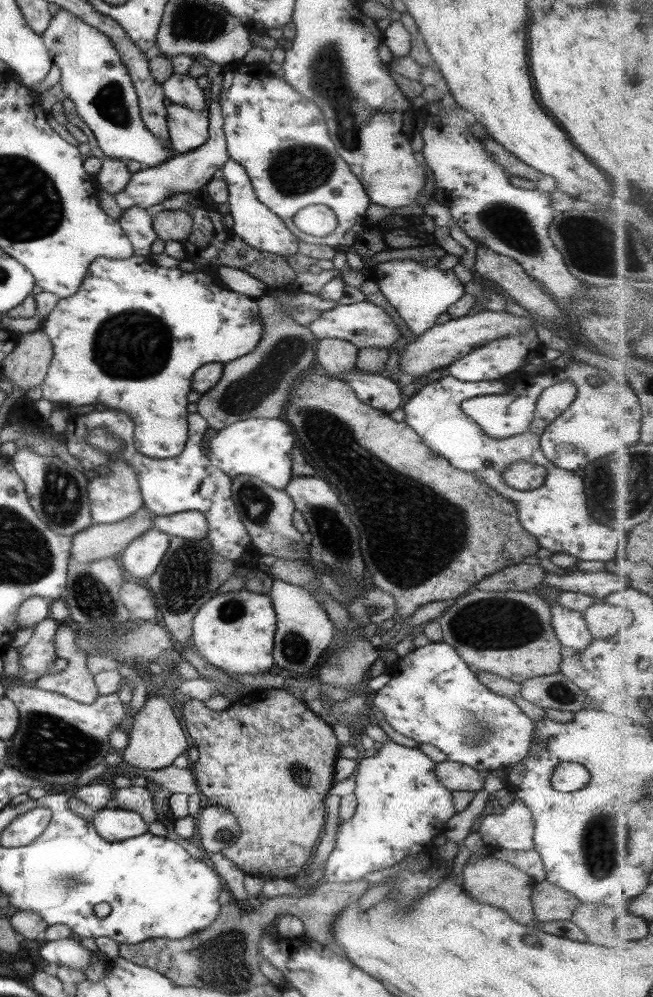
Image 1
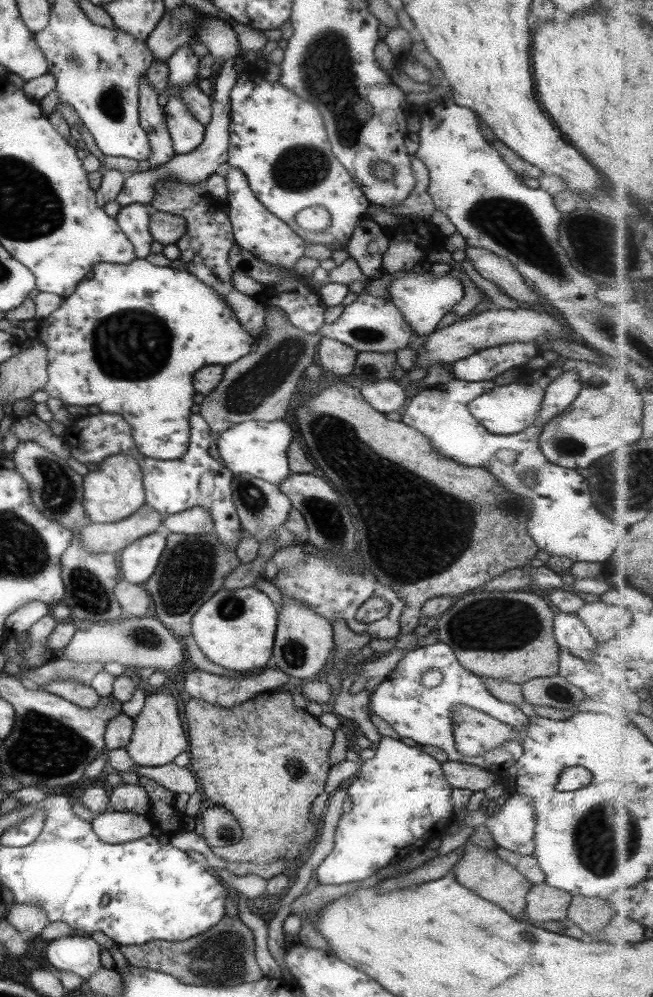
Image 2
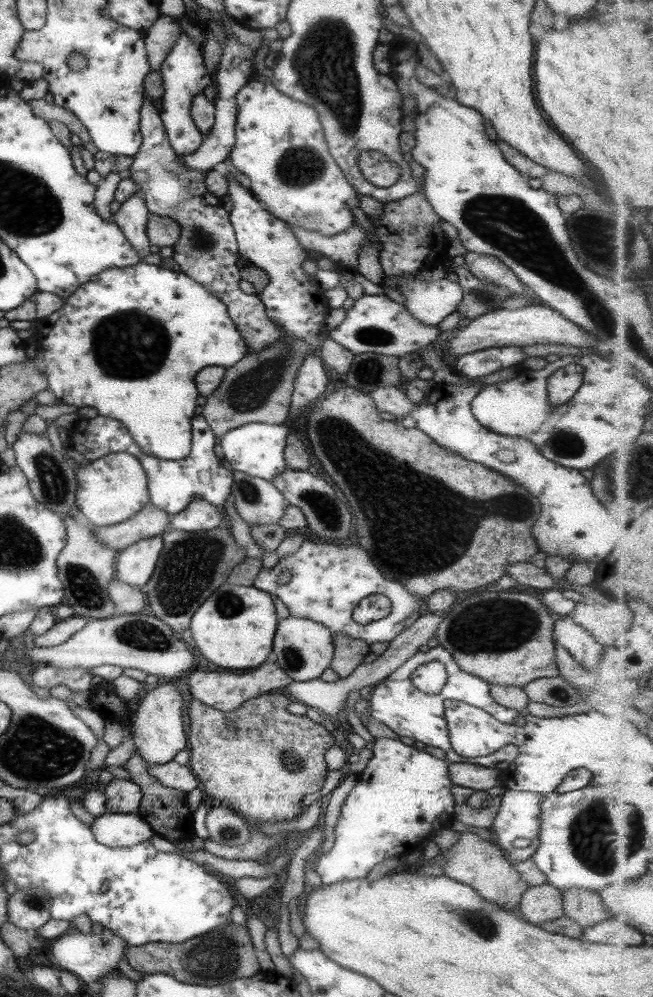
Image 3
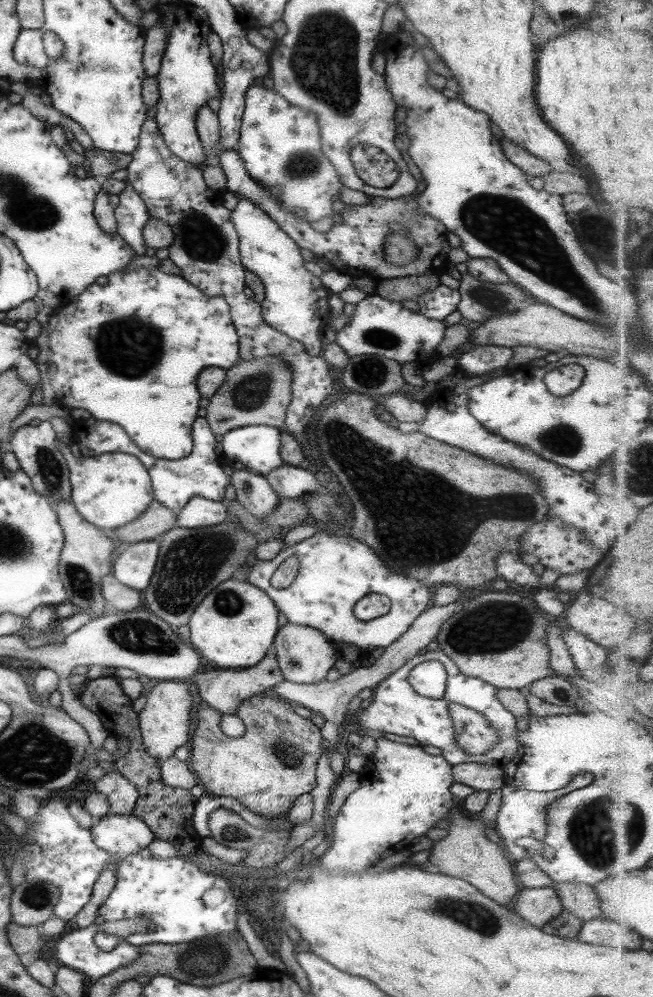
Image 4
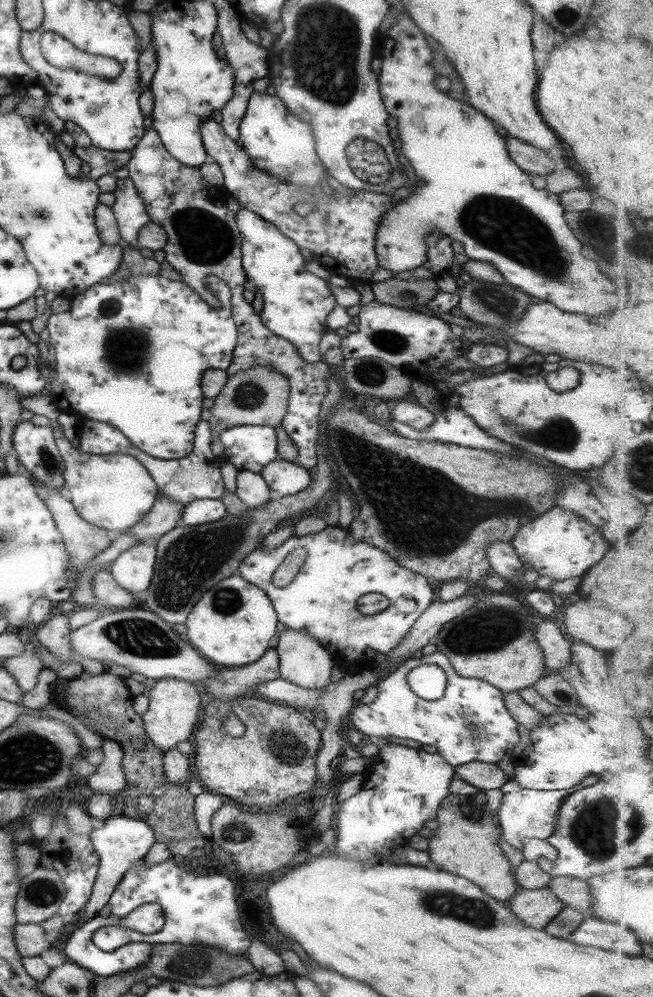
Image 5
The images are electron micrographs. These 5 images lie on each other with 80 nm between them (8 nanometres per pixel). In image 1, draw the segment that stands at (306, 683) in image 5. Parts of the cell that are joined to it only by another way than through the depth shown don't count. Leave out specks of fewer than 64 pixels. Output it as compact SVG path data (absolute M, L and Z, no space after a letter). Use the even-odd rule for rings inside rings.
M272 578L269 593L273 610L276 614L276 629L272 646L273 665L280 671L298 676L309 676L324 650L333 640L332 622L326 612L301 586L293 586L282 580Z

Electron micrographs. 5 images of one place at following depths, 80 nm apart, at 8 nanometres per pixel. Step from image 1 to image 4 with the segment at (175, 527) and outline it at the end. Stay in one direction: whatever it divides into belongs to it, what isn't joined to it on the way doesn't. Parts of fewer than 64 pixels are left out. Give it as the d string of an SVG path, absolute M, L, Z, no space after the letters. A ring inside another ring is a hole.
M191 497L183 508L176 511L175 527L192 529L211 526L223 522L227 516L224 502Z

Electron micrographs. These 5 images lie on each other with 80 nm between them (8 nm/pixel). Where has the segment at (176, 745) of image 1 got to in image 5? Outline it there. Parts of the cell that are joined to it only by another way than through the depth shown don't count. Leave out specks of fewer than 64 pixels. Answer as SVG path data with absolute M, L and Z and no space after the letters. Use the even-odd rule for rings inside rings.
M177 678L157 680L149 690L147 712L141 717L143 730L149 742L164 753L168 748L175 747L178 742L187 740L197 724L199 704L201 698L191 682Z

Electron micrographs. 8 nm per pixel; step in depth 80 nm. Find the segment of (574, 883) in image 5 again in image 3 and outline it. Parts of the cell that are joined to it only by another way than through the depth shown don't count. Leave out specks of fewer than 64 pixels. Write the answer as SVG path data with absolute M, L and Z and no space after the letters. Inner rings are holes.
M577 887L562 890L562 909L583 929L609 918L598 893Z

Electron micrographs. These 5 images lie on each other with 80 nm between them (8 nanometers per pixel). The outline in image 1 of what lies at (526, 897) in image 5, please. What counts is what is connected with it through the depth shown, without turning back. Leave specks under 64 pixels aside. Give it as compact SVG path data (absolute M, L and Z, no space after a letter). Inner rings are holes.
M545 880L534 883L531 889L530 901L532 917L538 924L547 921L569 920L578 900Z

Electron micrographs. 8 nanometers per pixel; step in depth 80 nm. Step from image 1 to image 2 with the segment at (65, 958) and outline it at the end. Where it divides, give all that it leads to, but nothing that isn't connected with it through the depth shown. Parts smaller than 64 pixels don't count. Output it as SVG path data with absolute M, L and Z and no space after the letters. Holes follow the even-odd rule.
M70 934L65 938L48 941L45 956L47 962L58 971L67 971L80 976L86 981L102 966L99 954L107 952L90 937L81 934Z

